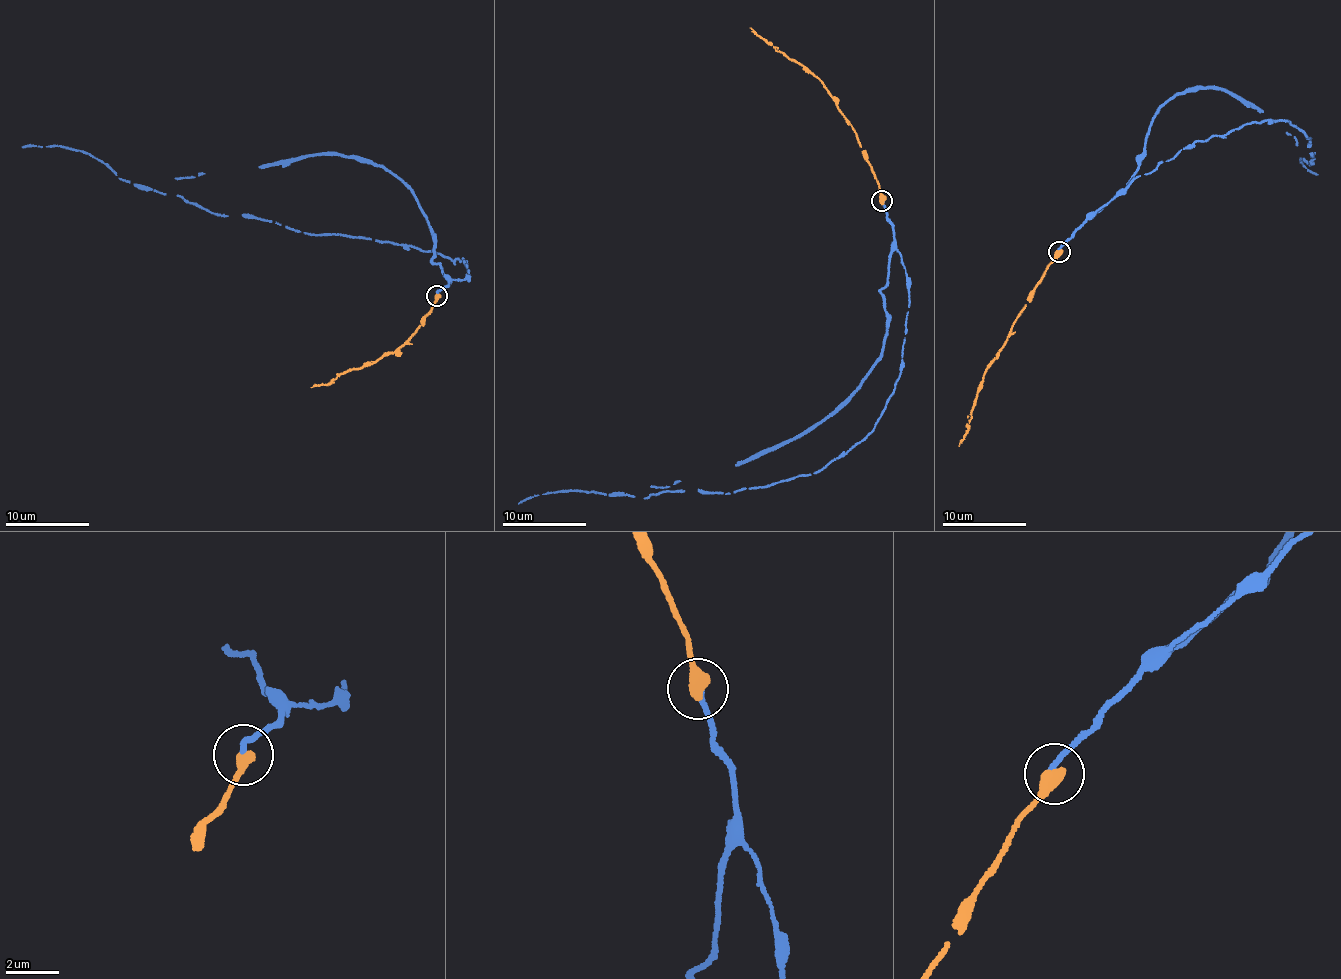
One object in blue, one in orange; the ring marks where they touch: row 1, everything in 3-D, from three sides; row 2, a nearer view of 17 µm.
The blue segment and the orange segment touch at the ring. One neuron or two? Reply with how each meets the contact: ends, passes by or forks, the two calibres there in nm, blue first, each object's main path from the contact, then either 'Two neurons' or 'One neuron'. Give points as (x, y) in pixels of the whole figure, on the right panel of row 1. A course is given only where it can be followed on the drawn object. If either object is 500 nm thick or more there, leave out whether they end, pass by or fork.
At the ring blue ends. At the ring orange ends. Thickness 200 nm (blue) against 480 nm. Course of blue: (1058, 252), (1136, 177), (1190, 144), (1248, 123), (1287, 120), (1310, 139), (1314, 165), (1299, 159), (1317, 174). Course of orange: (1058, 252), (984, 374), (971, 422), (958, 446). Two neurons

